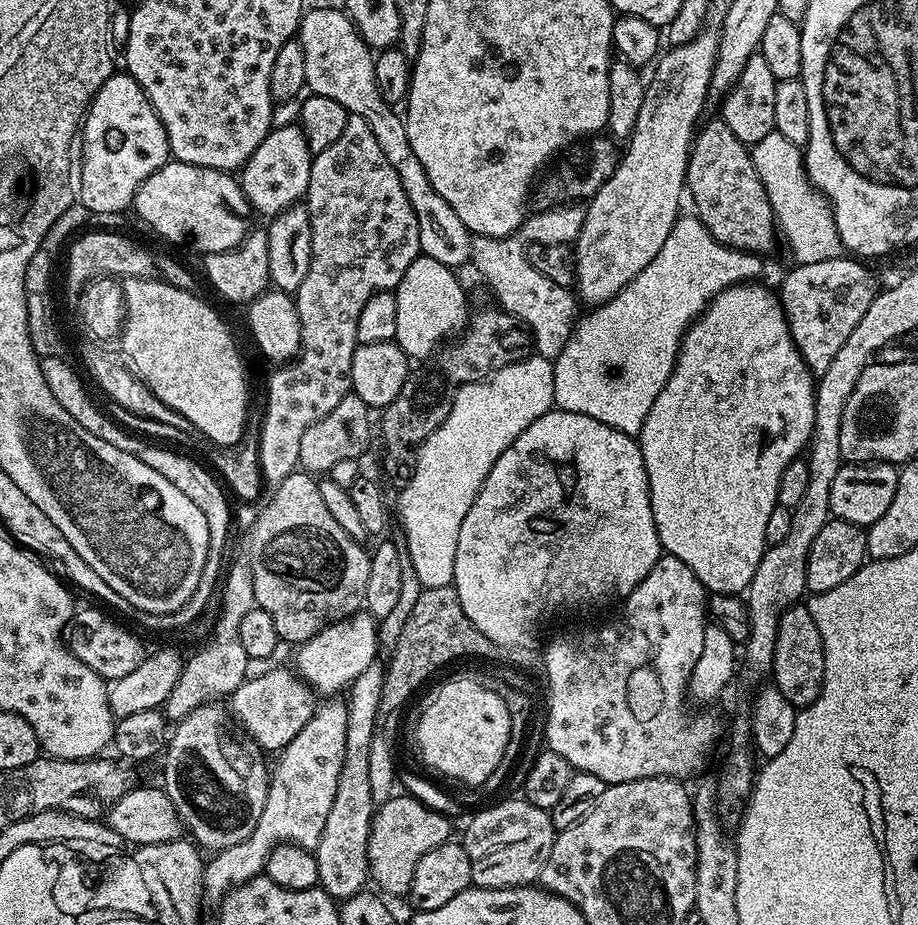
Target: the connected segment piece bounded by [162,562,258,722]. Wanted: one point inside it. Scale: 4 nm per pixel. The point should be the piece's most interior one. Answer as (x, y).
(221, 665)

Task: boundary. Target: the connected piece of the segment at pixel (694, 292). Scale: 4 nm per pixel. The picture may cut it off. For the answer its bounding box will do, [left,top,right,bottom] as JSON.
[552,214,764,435]

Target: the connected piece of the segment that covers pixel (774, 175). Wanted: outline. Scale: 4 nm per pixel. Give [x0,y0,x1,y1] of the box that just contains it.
[751,131,841,264]

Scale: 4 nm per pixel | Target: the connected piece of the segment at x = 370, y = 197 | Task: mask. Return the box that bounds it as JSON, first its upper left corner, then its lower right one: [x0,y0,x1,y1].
[260,115,421,486]

